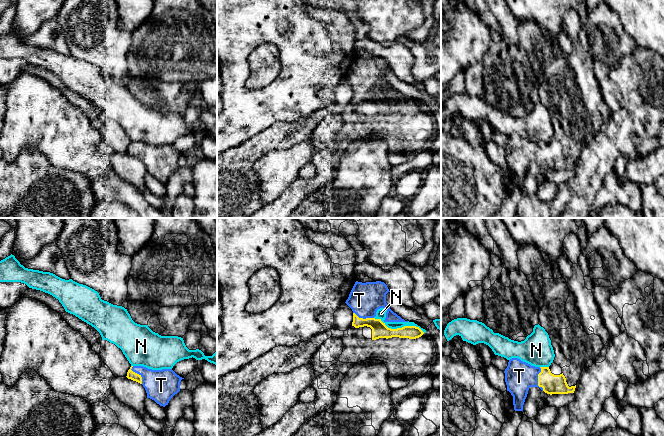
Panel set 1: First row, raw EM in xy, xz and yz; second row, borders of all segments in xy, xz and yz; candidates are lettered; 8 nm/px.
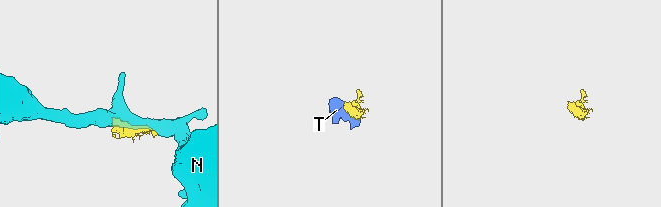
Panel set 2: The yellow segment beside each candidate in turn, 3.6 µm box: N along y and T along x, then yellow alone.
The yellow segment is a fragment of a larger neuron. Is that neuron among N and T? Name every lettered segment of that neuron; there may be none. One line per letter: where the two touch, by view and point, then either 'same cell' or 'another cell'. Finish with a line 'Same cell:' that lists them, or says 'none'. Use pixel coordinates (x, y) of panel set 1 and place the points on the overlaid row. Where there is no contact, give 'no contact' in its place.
N: meets yellow in xz at (399, 328); another cell
T: meets yellow in yz at (538, 379); same cell
Same cell: T

